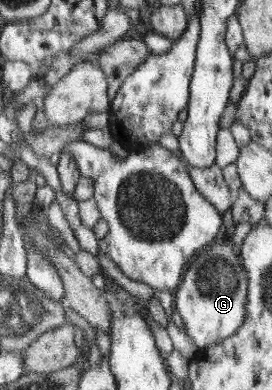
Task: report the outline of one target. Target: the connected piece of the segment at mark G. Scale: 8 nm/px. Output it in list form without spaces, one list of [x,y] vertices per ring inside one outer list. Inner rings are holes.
[[[222,236],[202,249],[186,267],[182,282],[173,294],[173,306],[183,319],[186,333],[199,349],[207,349],[231,338],[246,320],[249,280],[237,258],[237,250],[227,241]]]

